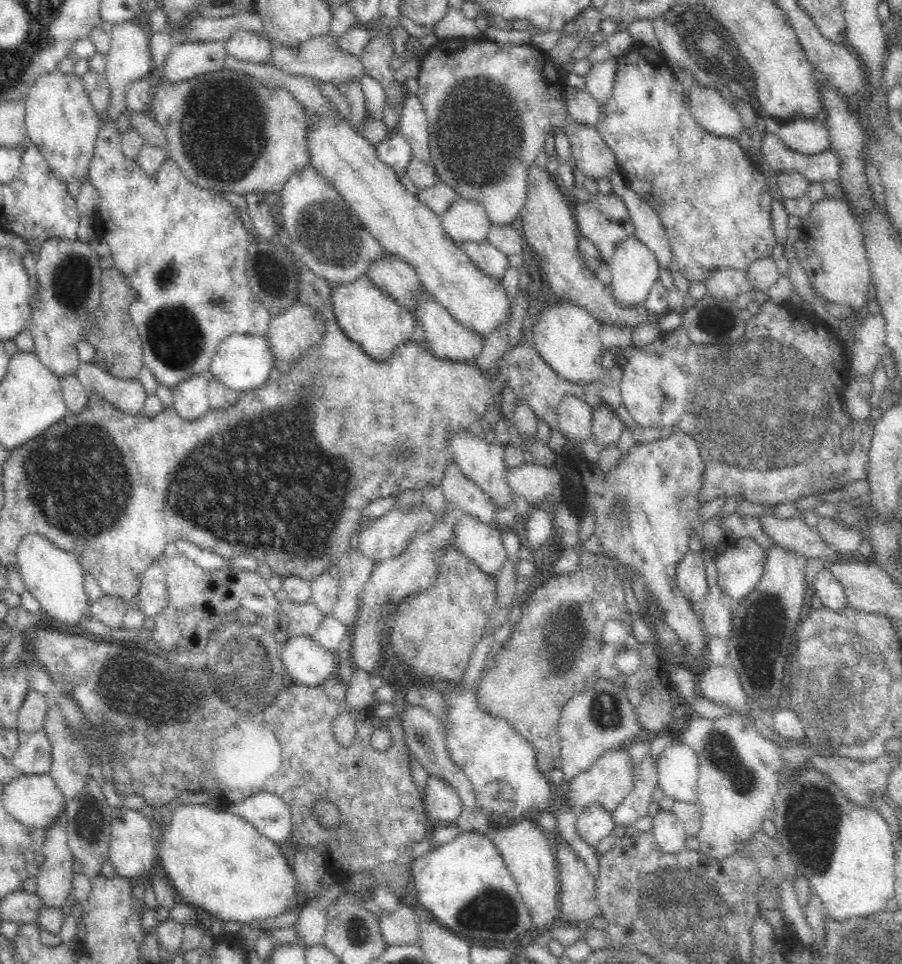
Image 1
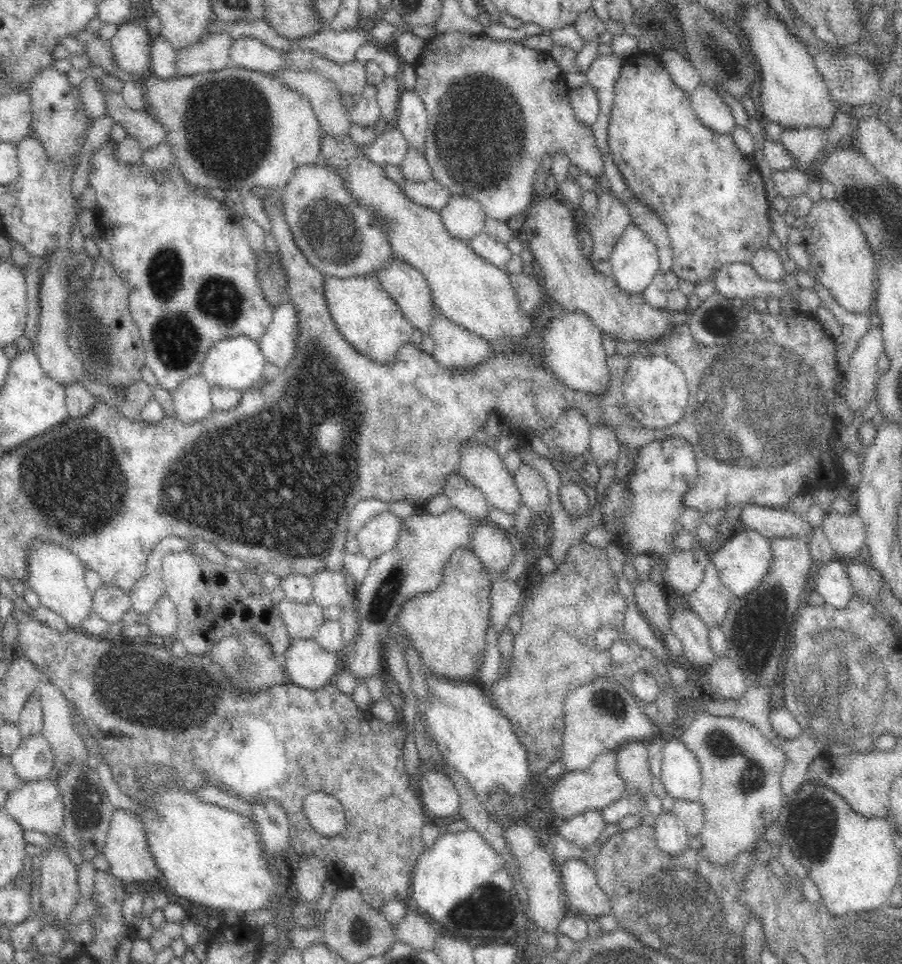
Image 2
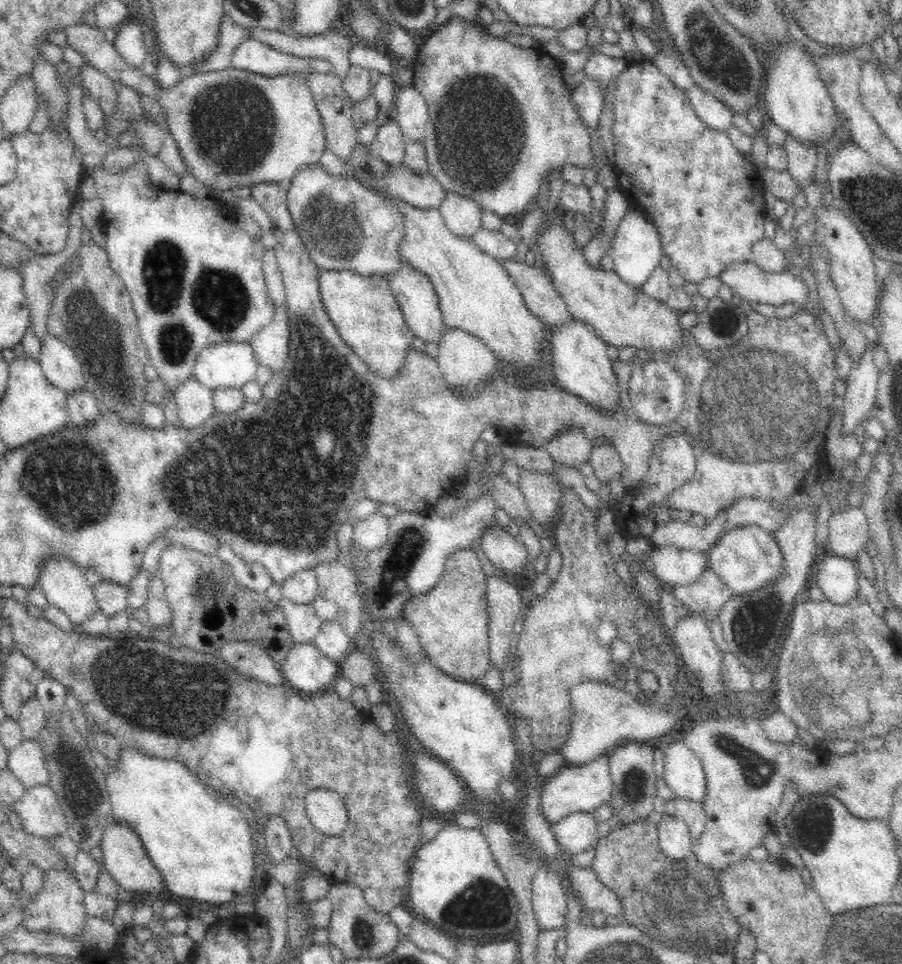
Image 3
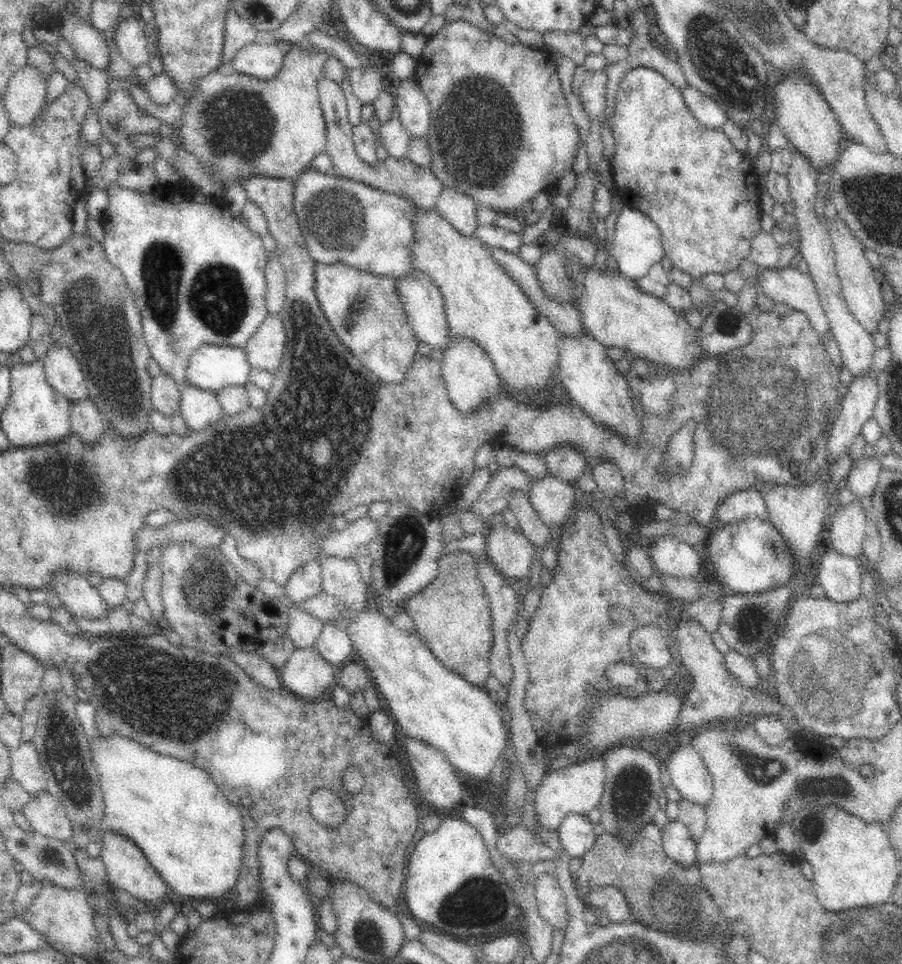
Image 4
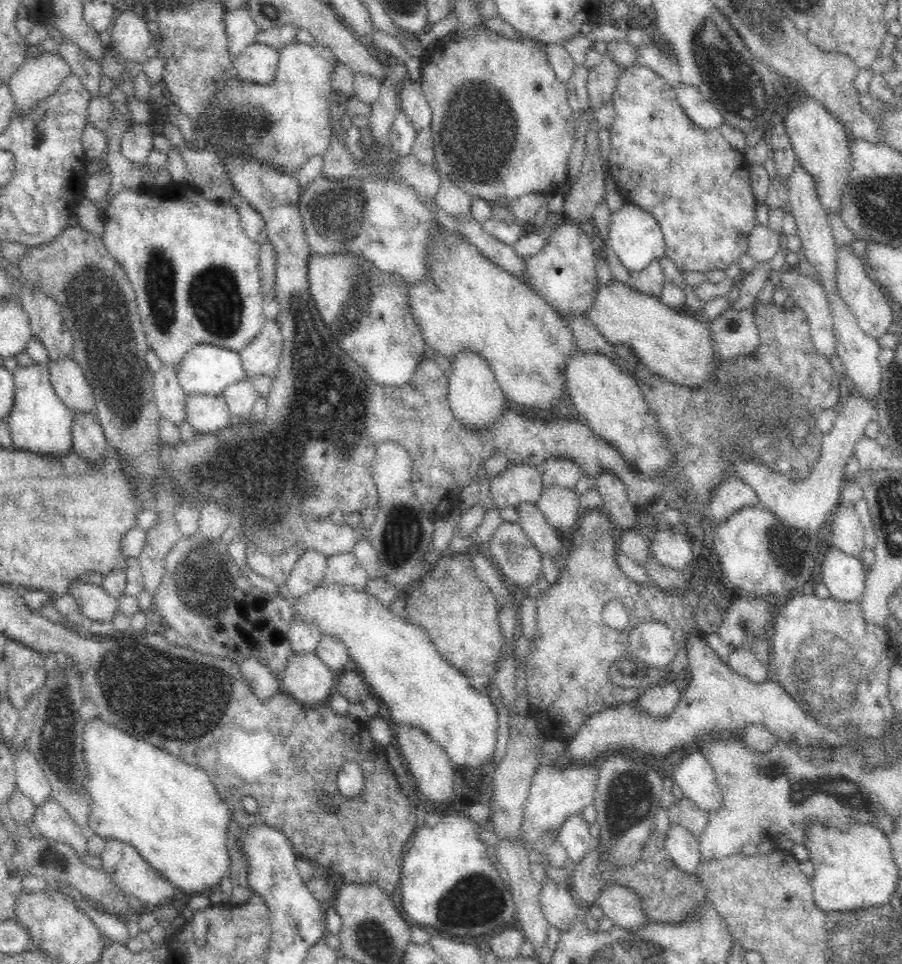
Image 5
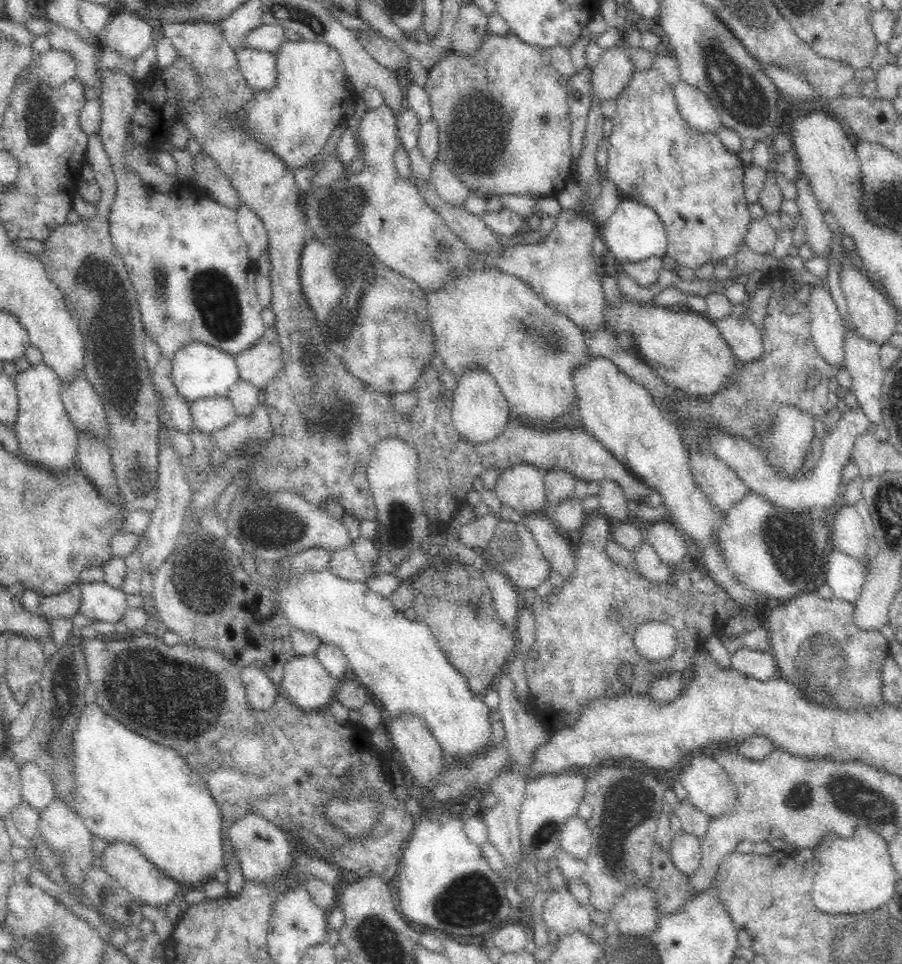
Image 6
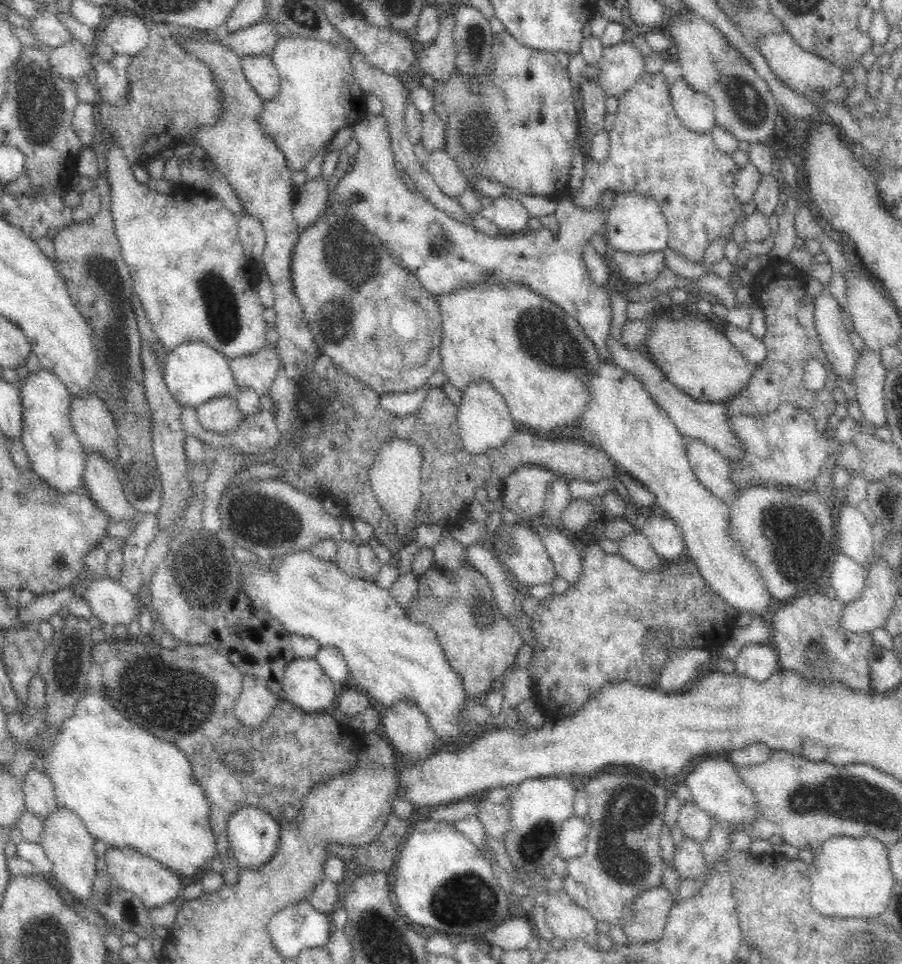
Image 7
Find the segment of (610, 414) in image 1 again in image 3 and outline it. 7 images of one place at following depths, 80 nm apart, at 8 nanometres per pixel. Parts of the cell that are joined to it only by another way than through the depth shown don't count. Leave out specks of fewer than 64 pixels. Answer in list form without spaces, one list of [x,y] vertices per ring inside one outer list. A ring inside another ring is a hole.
[[[597,437],[592,439],[592,450],[589,454],[589,461],[596,471],[600,482],[611,482],[622,470],[621,458],[610,439]]]

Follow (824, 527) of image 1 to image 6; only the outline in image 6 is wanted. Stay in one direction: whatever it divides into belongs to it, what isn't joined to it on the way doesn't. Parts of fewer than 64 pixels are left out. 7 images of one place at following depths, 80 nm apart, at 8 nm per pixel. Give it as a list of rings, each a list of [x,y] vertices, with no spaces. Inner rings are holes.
[[[841,503],[839,510],[832,516],[832,538],[830,544],[844,554],[856,559],[864,559],[866,552],[866,532],[864,524],[854,505]]]

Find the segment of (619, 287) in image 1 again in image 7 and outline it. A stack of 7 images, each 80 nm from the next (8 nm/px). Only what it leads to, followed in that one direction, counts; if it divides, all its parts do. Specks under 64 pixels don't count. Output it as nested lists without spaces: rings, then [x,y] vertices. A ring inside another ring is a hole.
[[[618,193],[612,210],[607,214],[603,236],[609,253],[622,251],[634,255],[663,252],[667,247],[668,225],[656,201],[640,193]]]

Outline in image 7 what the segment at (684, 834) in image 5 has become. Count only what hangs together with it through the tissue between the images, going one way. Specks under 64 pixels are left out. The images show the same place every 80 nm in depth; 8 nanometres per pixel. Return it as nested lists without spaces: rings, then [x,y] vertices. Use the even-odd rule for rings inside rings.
[[[684,837],[680,843],[673,856],[673,867],[682,880],[704,876],[704,856],[701,844],[687,837]]]

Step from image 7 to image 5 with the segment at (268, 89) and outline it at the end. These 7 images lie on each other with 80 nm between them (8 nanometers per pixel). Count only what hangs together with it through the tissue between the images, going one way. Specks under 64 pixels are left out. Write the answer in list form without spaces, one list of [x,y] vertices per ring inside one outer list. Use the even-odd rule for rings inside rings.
[[[254,43],[232,61],[242,81],[266,85],[275,80],[281,48],[264,43]]]

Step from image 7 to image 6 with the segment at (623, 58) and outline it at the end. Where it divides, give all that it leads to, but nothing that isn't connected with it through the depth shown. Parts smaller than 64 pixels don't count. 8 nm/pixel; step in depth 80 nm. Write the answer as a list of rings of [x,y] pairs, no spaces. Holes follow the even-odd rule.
[[[612,47],[605,50],[596,66],[590,69],[593,99],[600,104],[614,100],[630,81],[634,70],[624,49]]]

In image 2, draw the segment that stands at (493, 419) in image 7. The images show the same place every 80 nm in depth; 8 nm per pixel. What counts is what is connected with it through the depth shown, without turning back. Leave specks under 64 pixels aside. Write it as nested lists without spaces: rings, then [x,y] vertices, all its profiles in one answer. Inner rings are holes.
[[[435,306],[429,334],[434,342],[431,356],[444,369],[472,369],[492,358],[486,340],[446,319]]]

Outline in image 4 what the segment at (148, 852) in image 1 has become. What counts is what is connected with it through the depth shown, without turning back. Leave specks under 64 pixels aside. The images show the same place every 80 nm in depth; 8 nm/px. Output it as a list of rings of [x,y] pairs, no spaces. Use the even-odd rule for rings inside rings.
[[[114,831],[102,832],[102,838],[101,859],[106,869],[106,883],[109,886],[125,890],[134,899],[143,901],[149,906],[163,904],[166,901],[168,887],[162,877],[156,872],[156,869],[150,864],[146,855],[138,848],[138,845],[130,837],[120,835]]]

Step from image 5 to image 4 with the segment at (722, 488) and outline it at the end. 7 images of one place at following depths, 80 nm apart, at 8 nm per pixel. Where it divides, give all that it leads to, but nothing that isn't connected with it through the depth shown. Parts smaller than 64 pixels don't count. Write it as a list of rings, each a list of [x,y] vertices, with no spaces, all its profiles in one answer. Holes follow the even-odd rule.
[[[738,491],[731,494],[717,508],[715,516],[727,525],[744,519],[762,519],[764,523],[770,522],[768,505],[758,491]]]

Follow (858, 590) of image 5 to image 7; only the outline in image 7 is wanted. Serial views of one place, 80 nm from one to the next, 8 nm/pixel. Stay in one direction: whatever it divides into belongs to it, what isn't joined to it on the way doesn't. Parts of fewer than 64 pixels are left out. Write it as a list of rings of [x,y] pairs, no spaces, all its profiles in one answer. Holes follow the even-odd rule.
[[[838,552],[834,556],[831,573],[829,580],[836,598],[844,603],[851,603],[860,596],[867,576],[867,569],[863,564]]]

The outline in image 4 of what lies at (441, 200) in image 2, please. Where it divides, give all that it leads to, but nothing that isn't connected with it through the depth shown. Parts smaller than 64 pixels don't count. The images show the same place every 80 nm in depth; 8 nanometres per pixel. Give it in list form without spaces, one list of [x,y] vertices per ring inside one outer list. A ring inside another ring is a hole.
[[[322,76],[319,78],[317,90],[322,116],[326,125],[326,150],[333,164],[333,174],[336,174],[342,182],[350,182],[370,185],[380,191],[406,197],[410,199],[415,208],[429,210],[437,206],[438,197],[443,191],[442,183],[436,178],[430,166],[418,167],[412,161],[406,159],[393,159],[386,157],[378,166],[372,166],[362,162],[355,151],[353,142],[354,126],[348,119],[346,98],[341,84]]]

